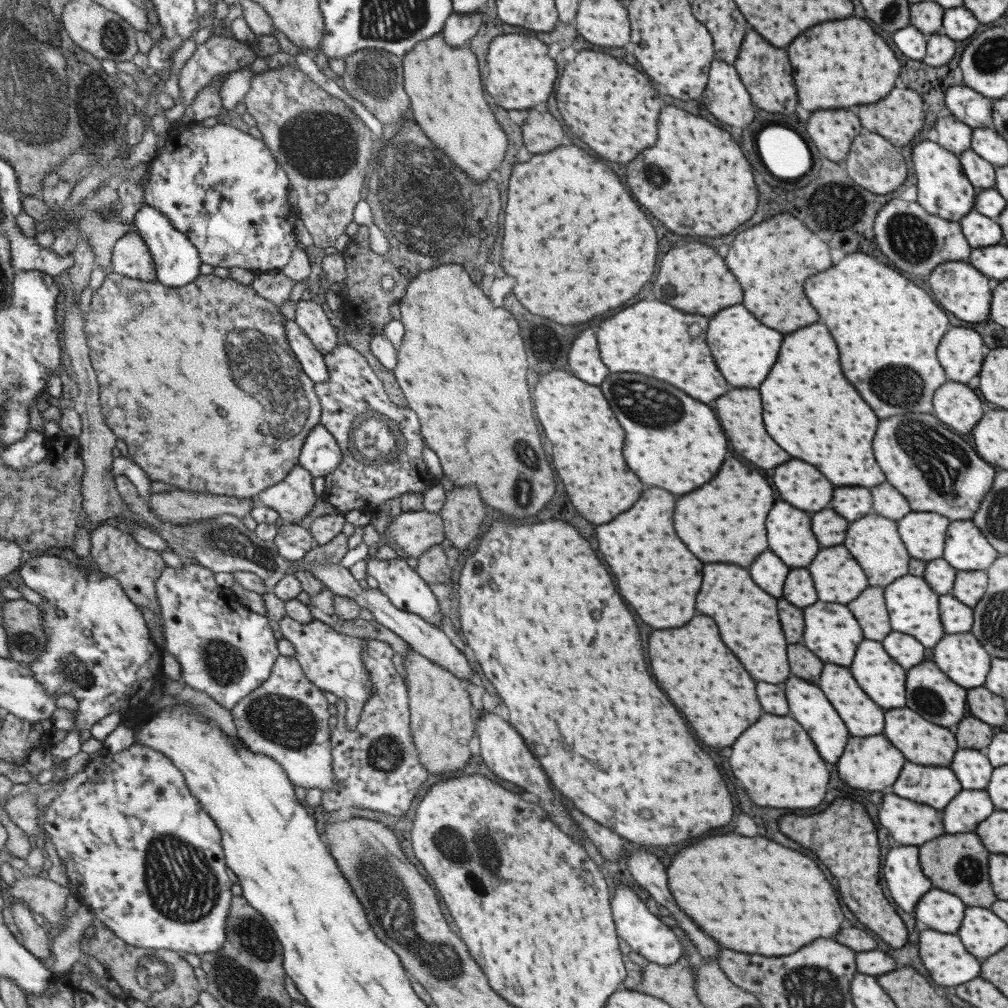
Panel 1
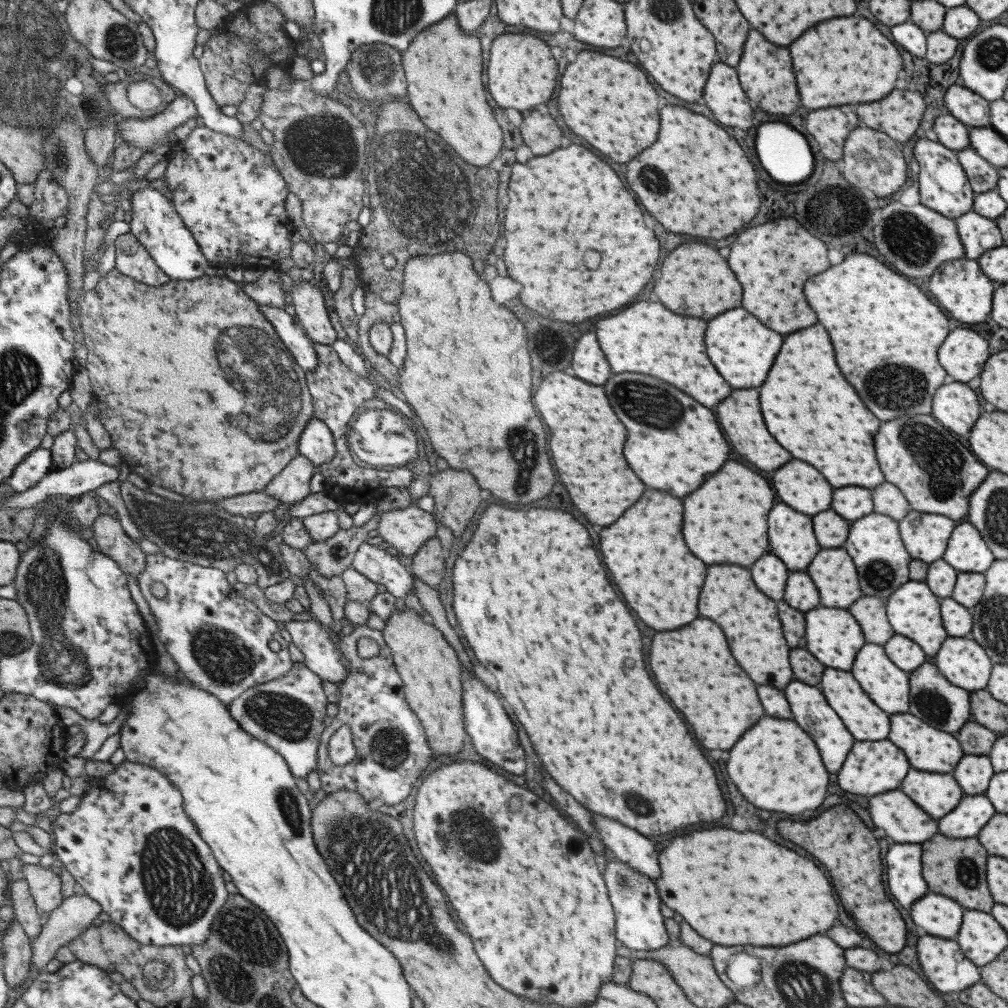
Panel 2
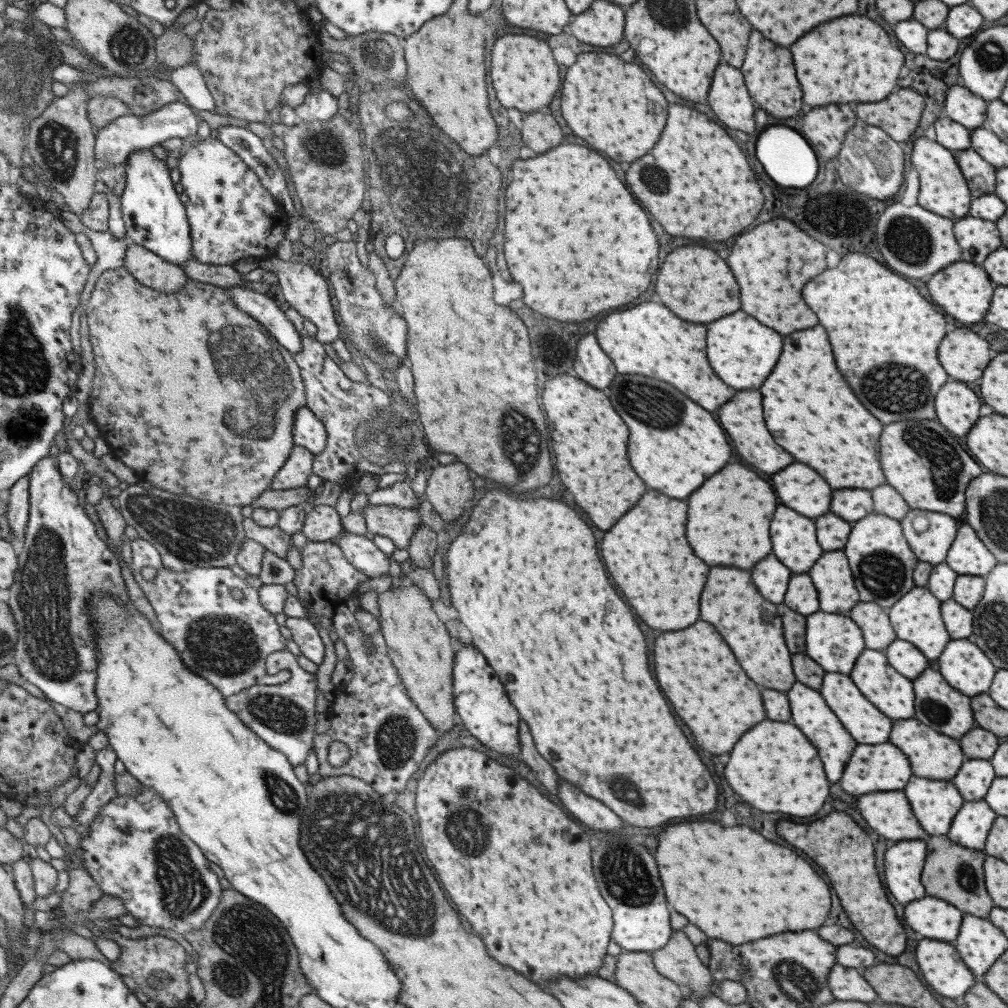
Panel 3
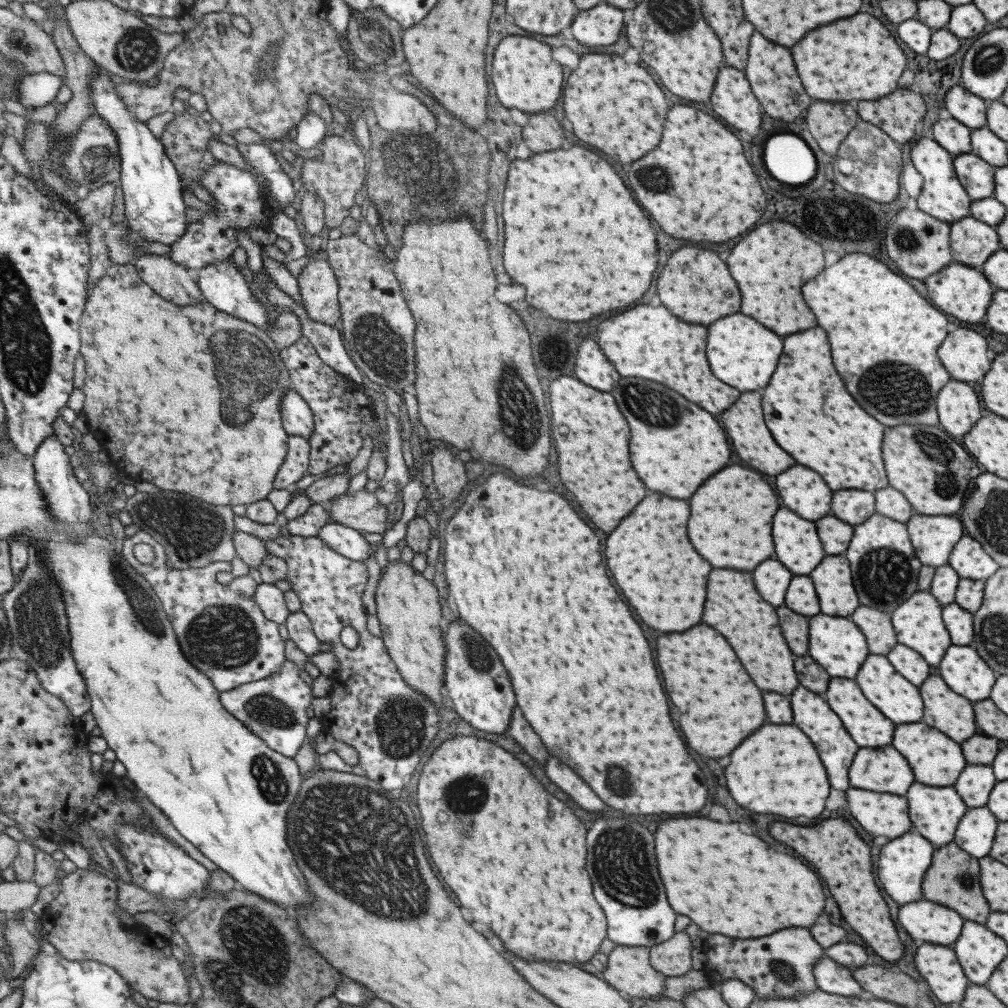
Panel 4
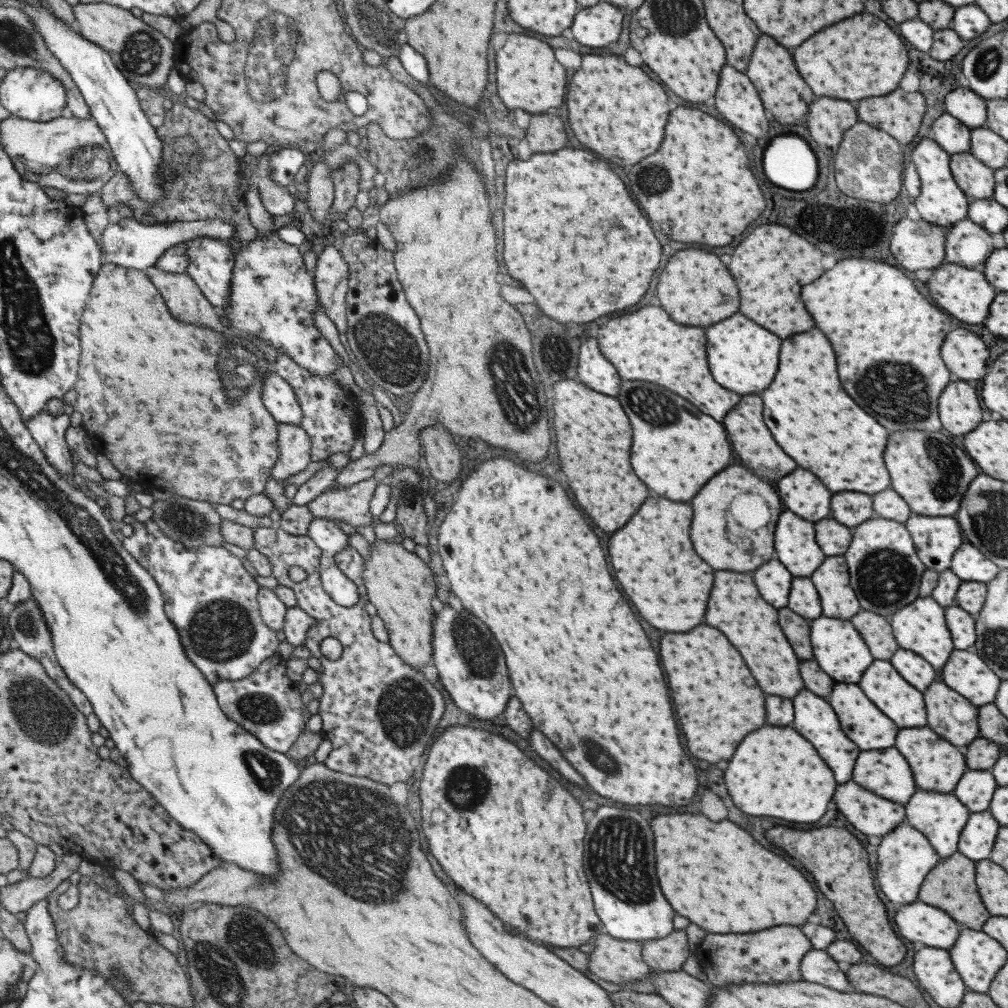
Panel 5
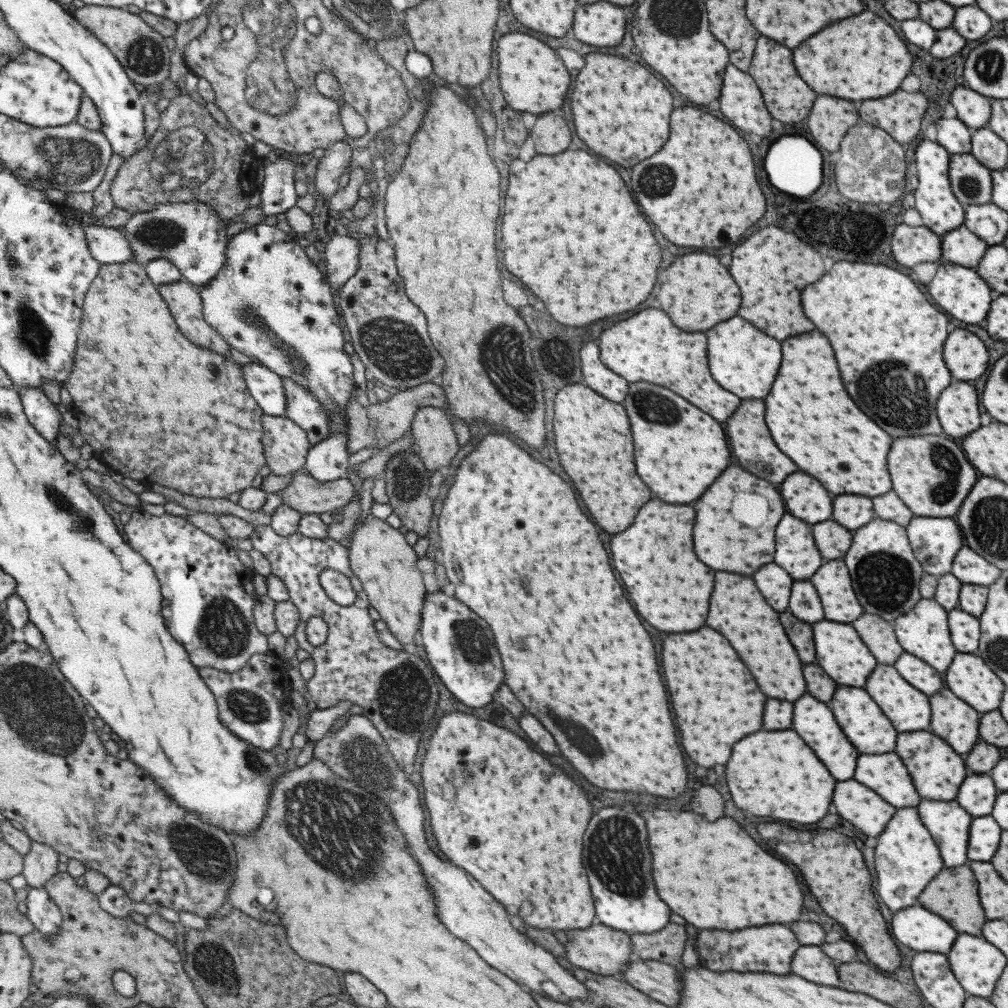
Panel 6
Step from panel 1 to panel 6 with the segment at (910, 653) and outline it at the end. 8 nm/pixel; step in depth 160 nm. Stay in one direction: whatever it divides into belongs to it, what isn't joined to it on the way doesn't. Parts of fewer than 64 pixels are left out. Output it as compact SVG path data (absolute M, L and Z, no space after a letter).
M902 651L892 665L903 680L907 680L913 688L927 694L928 697L935 694L937 690L941 690L939 672L935 672L934 668L931 668L920 658Z

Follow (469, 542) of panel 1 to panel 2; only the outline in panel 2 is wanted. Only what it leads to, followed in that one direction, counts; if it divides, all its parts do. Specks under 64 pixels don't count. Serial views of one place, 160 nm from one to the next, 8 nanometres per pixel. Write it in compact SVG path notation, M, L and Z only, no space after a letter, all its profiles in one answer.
M441 470L428 476L428 496L433 499L433 515L451 530L457 541L481 498L475 480L463 470Z

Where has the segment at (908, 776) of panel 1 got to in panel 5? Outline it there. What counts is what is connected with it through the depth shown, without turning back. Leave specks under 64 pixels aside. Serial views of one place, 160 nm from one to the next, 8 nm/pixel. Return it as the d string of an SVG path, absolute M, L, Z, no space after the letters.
M917 790L909 798L909 802L905 806L905 820L915 830L926 836L929 844L934 848L934 851L940 858L947 858L958 851L957 841L959 840L959 833L965 826L969 813L970 811L952 793L943 794L939 792L939 794L935 794L935 792L919 792Z

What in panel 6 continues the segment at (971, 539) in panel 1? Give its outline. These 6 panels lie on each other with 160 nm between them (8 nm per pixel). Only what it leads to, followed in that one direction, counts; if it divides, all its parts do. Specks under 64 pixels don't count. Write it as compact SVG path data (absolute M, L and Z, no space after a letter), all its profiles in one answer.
M963 545L953 557L950 573L961 584L988 587L999 576L999 568L991 566L982 556Z

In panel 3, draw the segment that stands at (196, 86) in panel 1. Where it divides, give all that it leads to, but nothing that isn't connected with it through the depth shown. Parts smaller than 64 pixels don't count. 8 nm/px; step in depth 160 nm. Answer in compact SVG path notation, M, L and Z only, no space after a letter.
M178 101L167 104L147 116L129 114L118 118L108 127L96 132L96 167L100 173L104 168L107 170L109 166L123 164L137 149L153 149L169 138L182 139L197 136L199 121L196 110L189 104L181 104Z

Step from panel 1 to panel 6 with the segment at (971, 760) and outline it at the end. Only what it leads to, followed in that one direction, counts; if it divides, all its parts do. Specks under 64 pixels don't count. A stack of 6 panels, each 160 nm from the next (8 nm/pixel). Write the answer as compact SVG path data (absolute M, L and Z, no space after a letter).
M975 774L962 780L954 800L969 816L985 816L992 811L998 793L990 776Z

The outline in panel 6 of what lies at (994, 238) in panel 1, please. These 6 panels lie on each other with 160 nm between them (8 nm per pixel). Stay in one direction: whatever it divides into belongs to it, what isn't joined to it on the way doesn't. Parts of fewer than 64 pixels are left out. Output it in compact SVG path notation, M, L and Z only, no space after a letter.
M961 224L941 238L940 256L943 256L947 263L975 268L987 247L983 240L979 240Z

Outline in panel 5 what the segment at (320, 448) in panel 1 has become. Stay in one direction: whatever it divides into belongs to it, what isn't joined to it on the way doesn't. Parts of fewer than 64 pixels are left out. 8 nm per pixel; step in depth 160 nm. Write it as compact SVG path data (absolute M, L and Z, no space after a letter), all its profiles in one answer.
M275 370L266 376L262 397L266 407L279 423L302 424L303 409L295 389Z

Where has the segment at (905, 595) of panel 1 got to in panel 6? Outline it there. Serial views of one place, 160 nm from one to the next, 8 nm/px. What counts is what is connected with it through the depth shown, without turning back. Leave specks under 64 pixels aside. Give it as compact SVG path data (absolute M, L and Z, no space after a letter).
M923 598L909 612L904 612L893 620L893 632L902 650L920 658L937 672L944 672L956 653L950 641L947 613L933 599Z

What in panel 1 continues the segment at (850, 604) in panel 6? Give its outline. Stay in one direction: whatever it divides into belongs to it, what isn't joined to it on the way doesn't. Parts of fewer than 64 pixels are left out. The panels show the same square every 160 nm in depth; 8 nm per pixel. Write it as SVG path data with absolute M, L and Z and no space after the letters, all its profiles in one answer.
M843 546L819 550L807 570L823 602L847 604L867 588L865 574Z

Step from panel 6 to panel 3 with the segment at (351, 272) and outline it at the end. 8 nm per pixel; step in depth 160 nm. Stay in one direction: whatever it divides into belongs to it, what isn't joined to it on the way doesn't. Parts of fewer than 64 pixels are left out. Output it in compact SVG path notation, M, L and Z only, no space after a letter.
M276 256L264 258L260 266L263 270L272 271L277 276L282 296L290 306L315 324L317 328L315 336L319 342L333 344L339 338L341 326L337 324L337 318L335 318L335 310L331 304L331 292L329 292L329 284L325 276L321 276L314 266L309 266L307 263L283 261Z

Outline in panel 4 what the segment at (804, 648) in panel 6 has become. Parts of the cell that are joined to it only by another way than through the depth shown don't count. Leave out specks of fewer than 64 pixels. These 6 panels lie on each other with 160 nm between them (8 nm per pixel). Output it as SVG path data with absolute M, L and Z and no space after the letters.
M785 606L775 608L775 612L789 650L797 656L805 654L807 652L807 618L795 612L789 612Z

